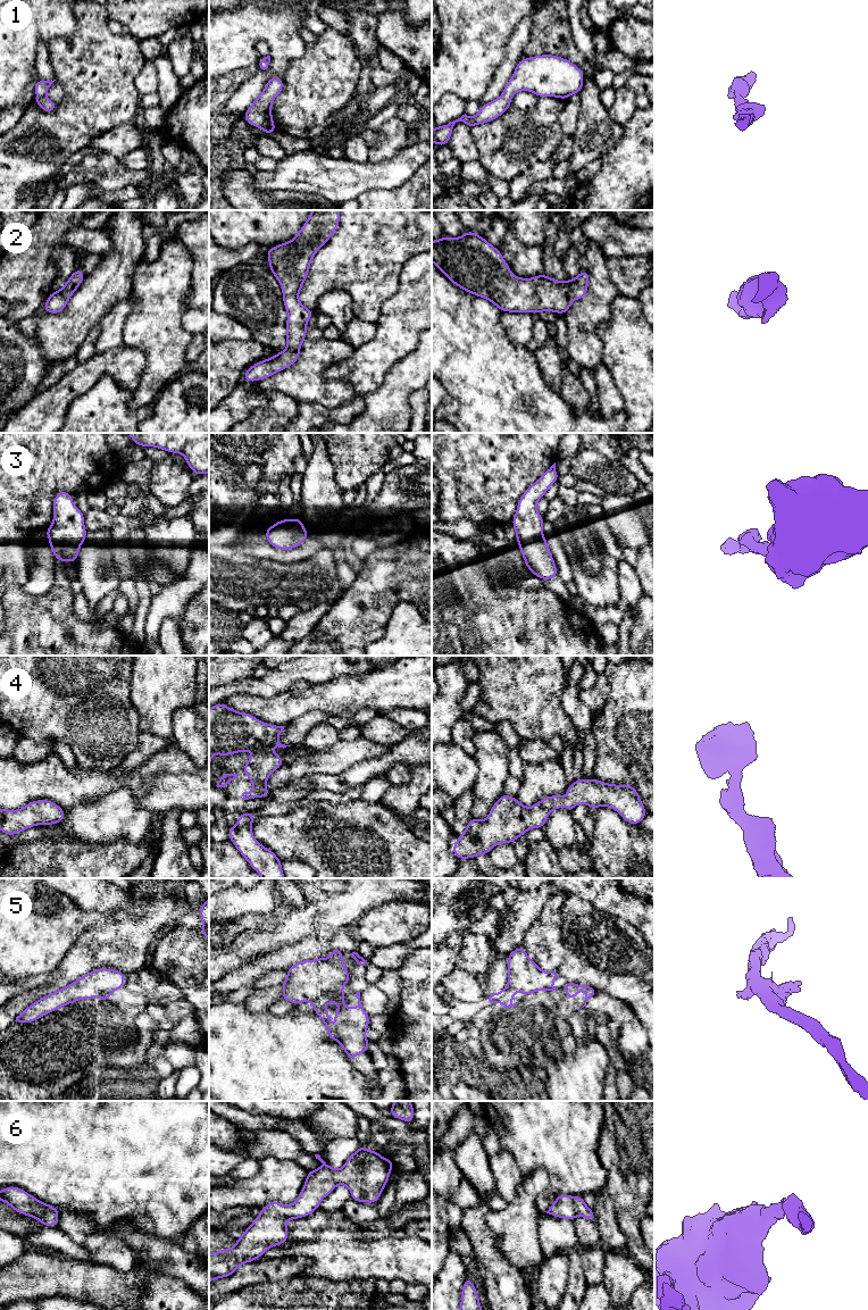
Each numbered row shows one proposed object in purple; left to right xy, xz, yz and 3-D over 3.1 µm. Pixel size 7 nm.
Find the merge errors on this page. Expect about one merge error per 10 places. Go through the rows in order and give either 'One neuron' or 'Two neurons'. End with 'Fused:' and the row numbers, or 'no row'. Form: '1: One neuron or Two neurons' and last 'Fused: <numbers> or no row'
1: One neuron
2: One neuron
3: One neuron
4: One neuron
5: Two neurons
6: One neuron
Fused: 5

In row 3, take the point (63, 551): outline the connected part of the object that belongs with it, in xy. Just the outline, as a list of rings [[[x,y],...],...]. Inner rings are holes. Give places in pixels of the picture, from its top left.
[[[65,491],[53,498],[53,510],[52,524],[44,532],[49,546],[58,561],[76,562],[87,533],[84,514],[74,506],[72,494]]]

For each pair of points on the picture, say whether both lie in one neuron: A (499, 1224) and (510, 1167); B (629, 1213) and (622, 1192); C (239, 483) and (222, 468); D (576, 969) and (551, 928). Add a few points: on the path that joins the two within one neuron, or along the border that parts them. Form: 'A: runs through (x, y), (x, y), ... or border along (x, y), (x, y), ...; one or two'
A: border along (522, 1178), (516, 1195), (507, 1202); two
B: runs through (629, 1208), (629, 1200), (627, 1198); one
C: runs through (234, 481), (226, 473); one
D: border along (566, 956), (557, 969); two

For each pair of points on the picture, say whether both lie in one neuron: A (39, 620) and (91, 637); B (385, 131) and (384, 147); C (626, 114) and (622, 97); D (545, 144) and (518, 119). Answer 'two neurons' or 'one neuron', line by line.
A: one neuron
B: one neuron
C: one neuron
D: one neuron

